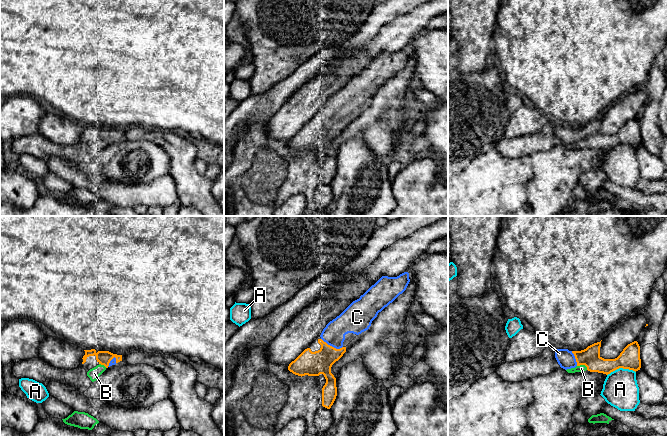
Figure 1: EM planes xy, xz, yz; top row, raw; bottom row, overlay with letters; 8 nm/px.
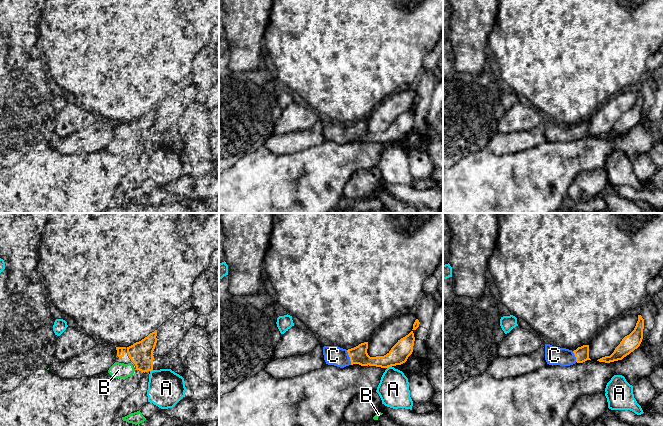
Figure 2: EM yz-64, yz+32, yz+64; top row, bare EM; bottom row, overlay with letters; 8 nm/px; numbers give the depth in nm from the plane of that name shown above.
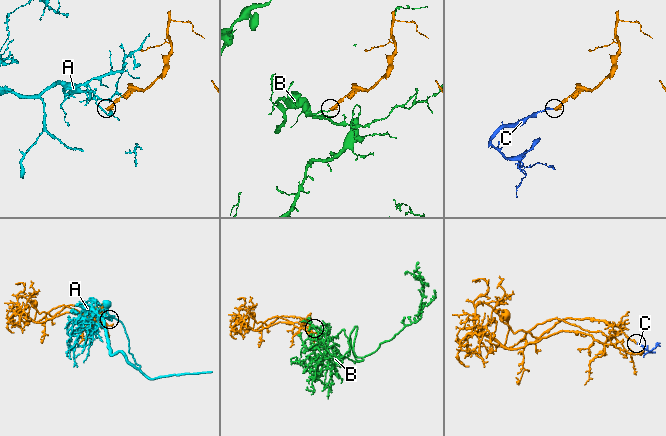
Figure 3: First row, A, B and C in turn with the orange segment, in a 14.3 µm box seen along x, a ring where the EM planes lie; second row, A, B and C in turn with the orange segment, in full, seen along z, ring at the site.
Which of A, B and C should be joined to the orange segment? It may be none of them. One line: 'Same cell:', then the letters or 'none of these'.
Same cell: C

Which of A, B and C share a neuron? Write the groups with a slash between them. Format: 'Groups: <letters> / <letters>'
Groups: A / B / C

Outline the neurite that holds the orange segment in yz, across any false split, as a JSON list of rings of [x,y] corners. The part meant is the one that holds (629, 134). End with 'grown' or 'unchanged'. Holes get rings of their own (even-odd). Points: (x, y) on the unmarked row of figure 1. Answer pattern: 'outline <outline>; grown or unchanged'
outline [[[601,117],[581,127],[555,125],[555,134],[561,144],[567,146],[585,141],[590,148],[610,150],[623,144],[638,147],[641,144],[640,122],[637,117],[628,120],[615,135],[604,135],[600,132]]]; grown

